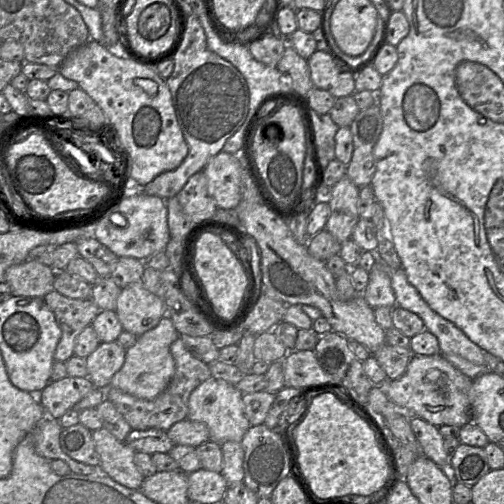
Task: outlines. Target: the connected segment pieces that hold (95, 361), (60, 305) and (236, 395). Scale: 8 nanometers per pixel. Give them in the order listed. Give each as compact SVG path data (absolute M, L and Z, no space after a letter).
M117 341L101 342L98 347L86 358L88 378L95 388L106 390L110 387L112 377L118 372L124 364L126 349Z
M53 290L44 296L61 328L61 339L56 347L54 359L65 362L74 355L76 338L99 313L100 309L92 299L74 299Z
M210 377L190 394L187 418L204 423L209 430L210 440L219 444L227 441L241 442L251 426L244 413L242 396L242 392L235 385L222 379Z

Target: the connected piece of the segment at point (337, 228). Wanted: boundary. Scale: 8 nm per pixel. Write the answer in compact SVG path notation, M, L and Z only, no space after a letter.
M347 175L331 188L330 215L324 229L339 243L351 238L352 231L360 219L359 192L360 188Z

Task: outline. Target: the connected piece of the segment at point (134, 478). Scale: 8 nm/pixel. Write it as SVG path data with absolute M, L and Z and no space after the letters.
M105 428L92 431L95 449L100 458L99 470L111 477L119 484L130 489L141 489L144 476L135 464L136 451L126 442L119 441L110 431Z

